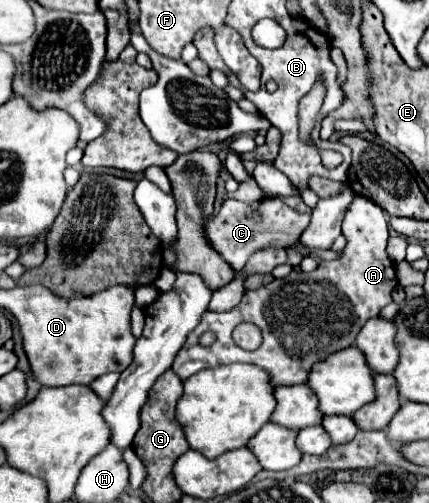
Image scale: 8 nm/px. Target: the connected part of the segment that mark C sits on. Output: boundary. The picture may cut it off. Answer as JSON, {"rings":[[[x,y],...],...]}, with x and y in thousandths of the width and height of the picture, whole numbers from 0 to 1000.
{"rings":[[[527,398],[513,421],[480,437],[476,461],[485,485],[550,537],[559,541],[578,513],[625,489],[667,493],[681,485],[723,445],[718,425],[699,425],[667,410],[657,398],[606,398],[601,406],[569,406],[555,398]]]}

